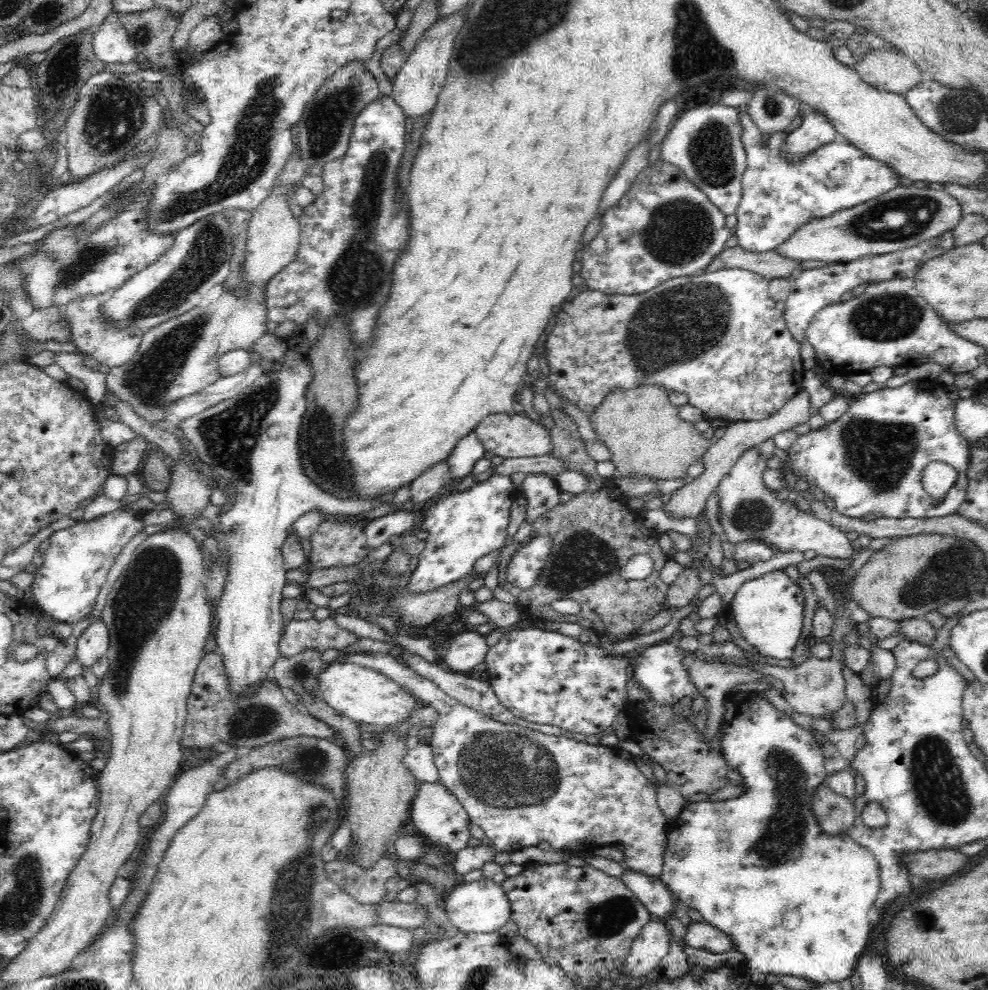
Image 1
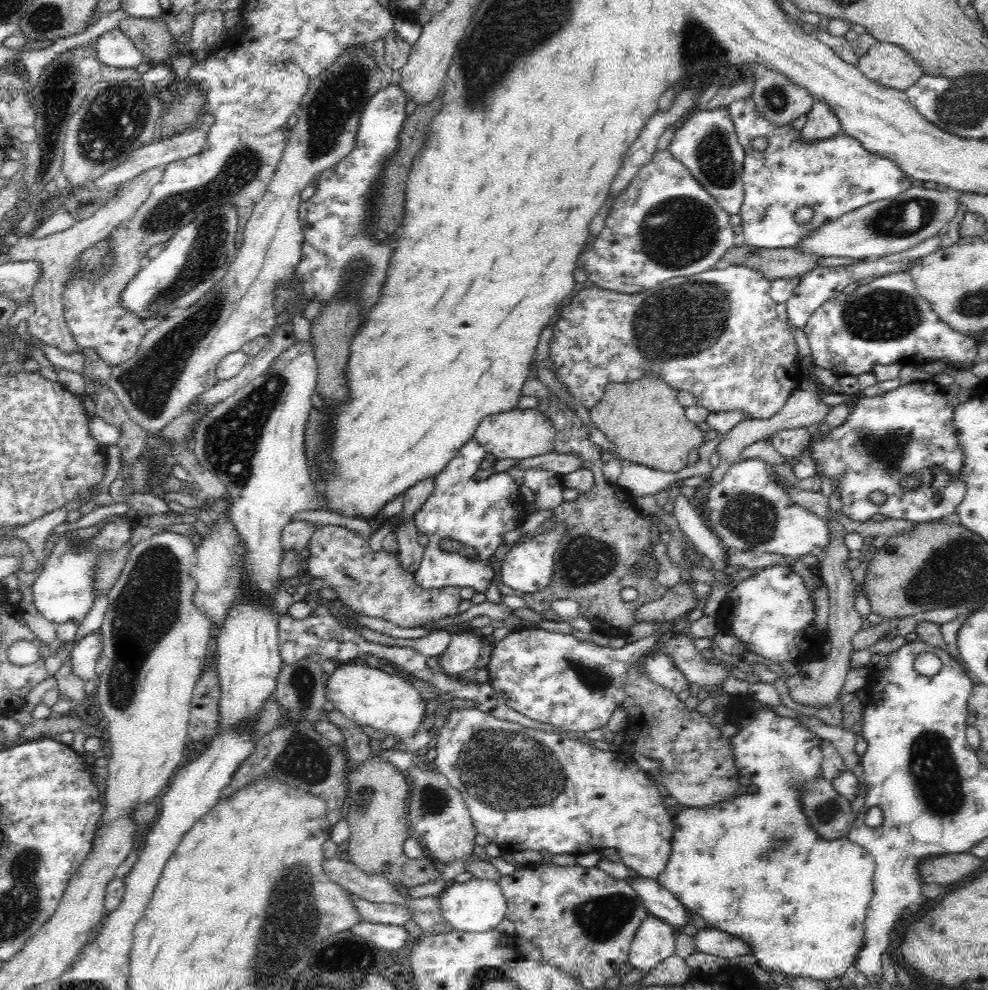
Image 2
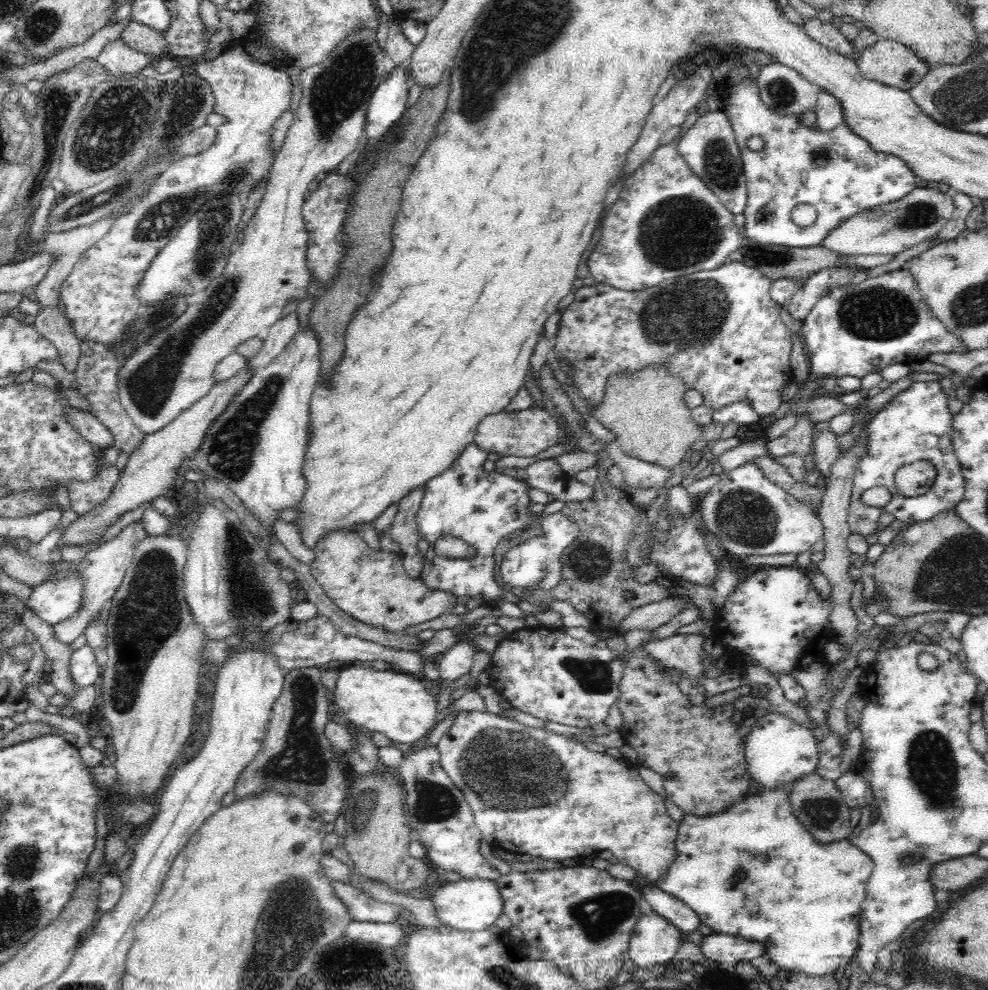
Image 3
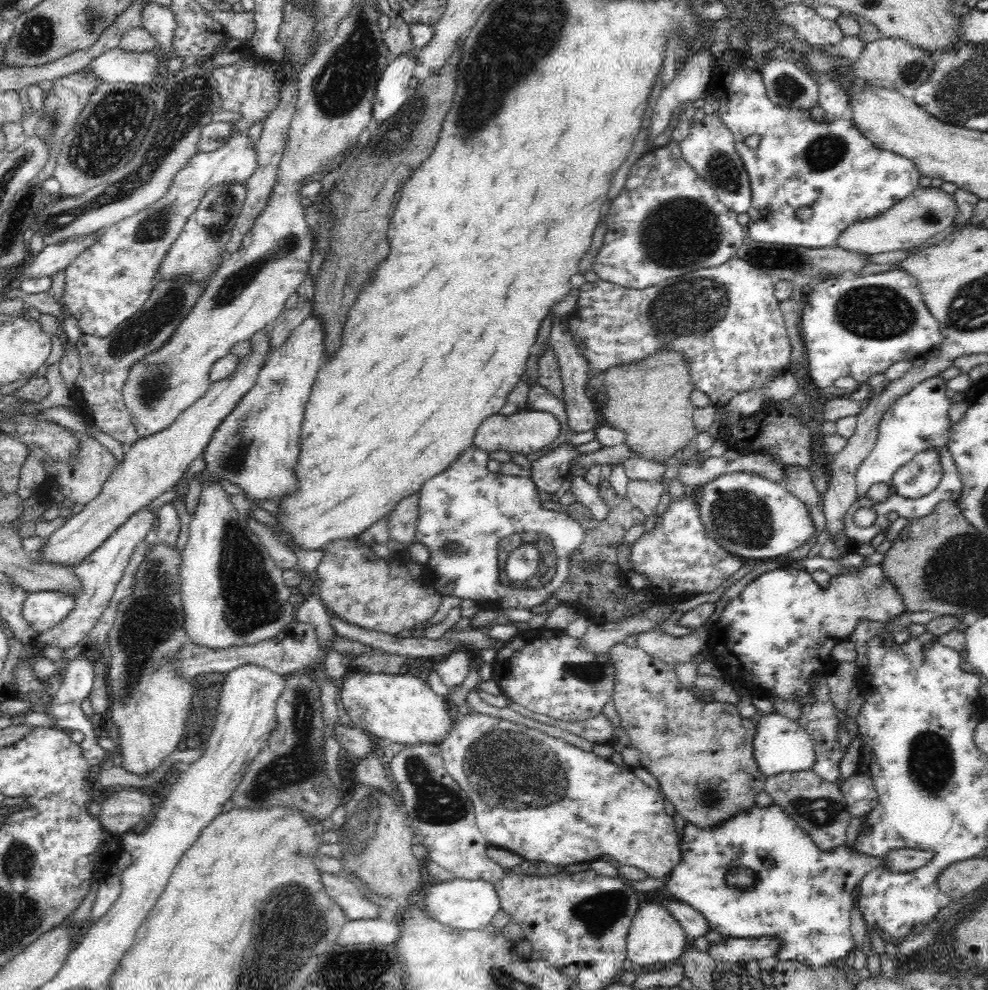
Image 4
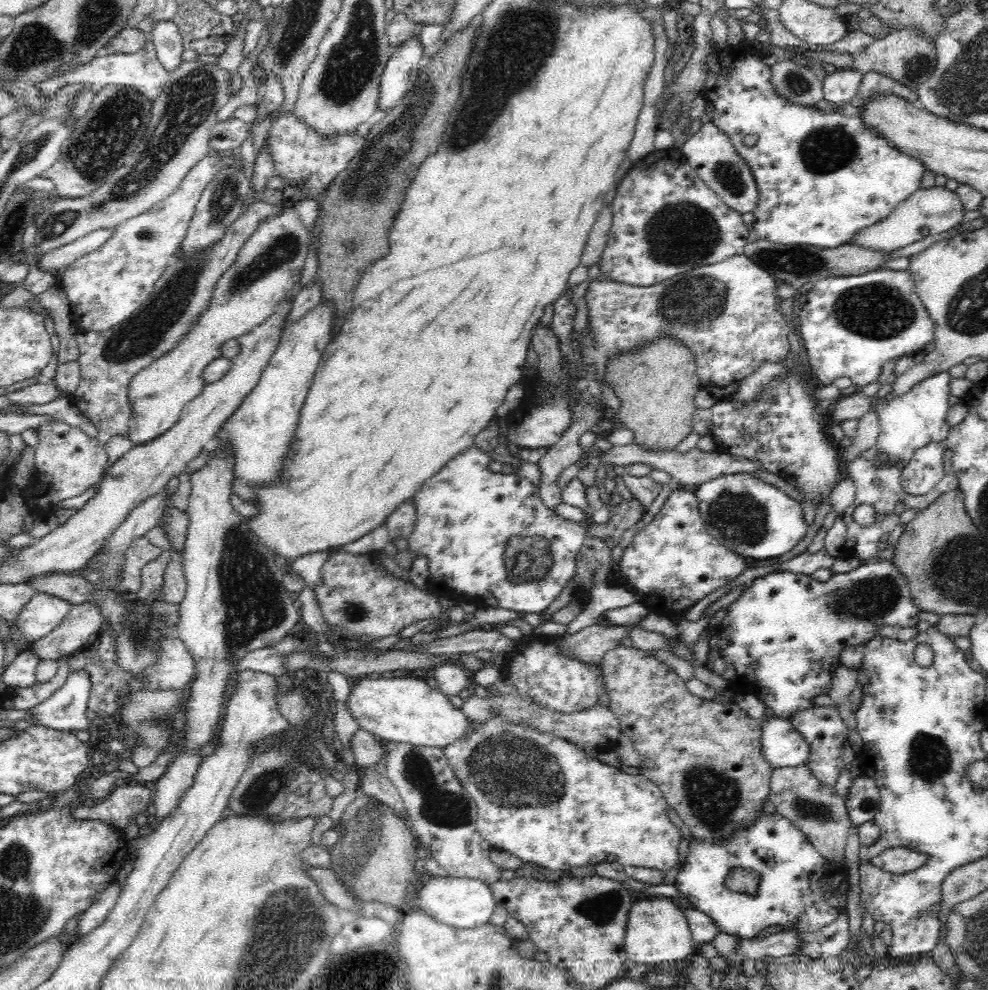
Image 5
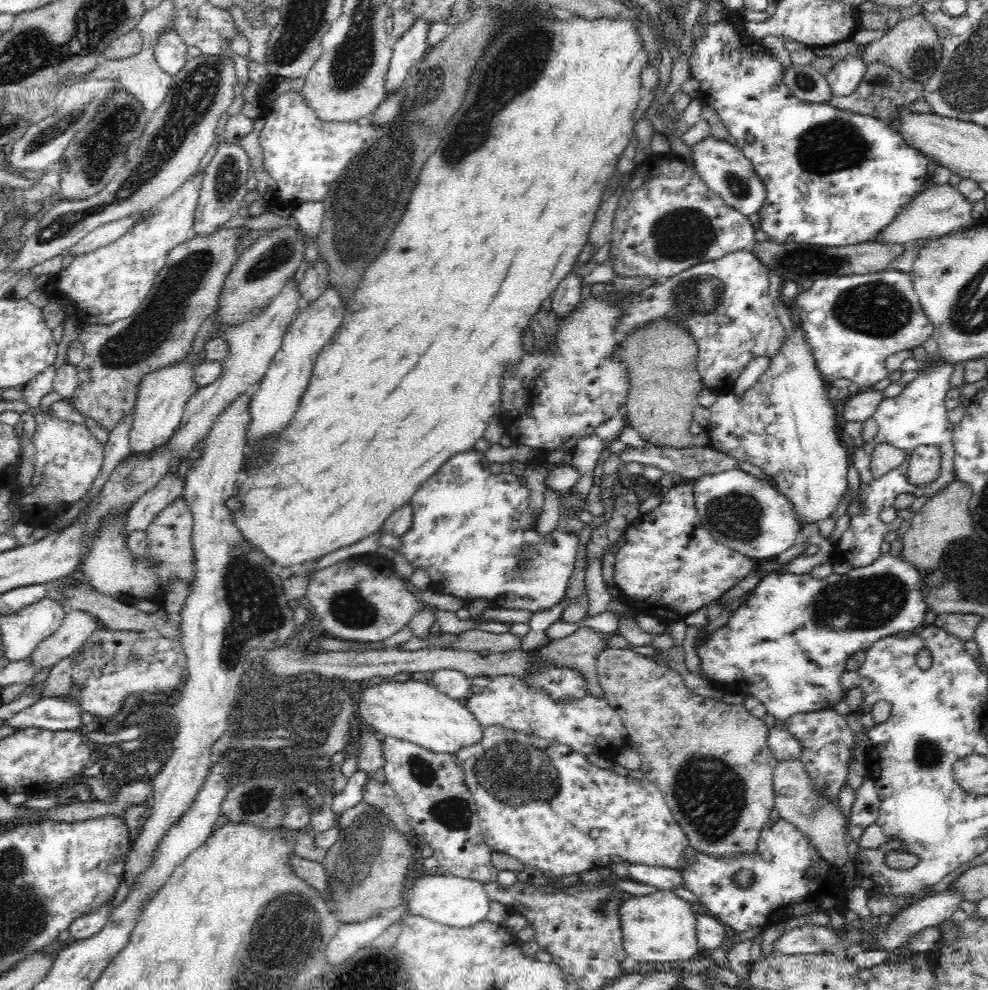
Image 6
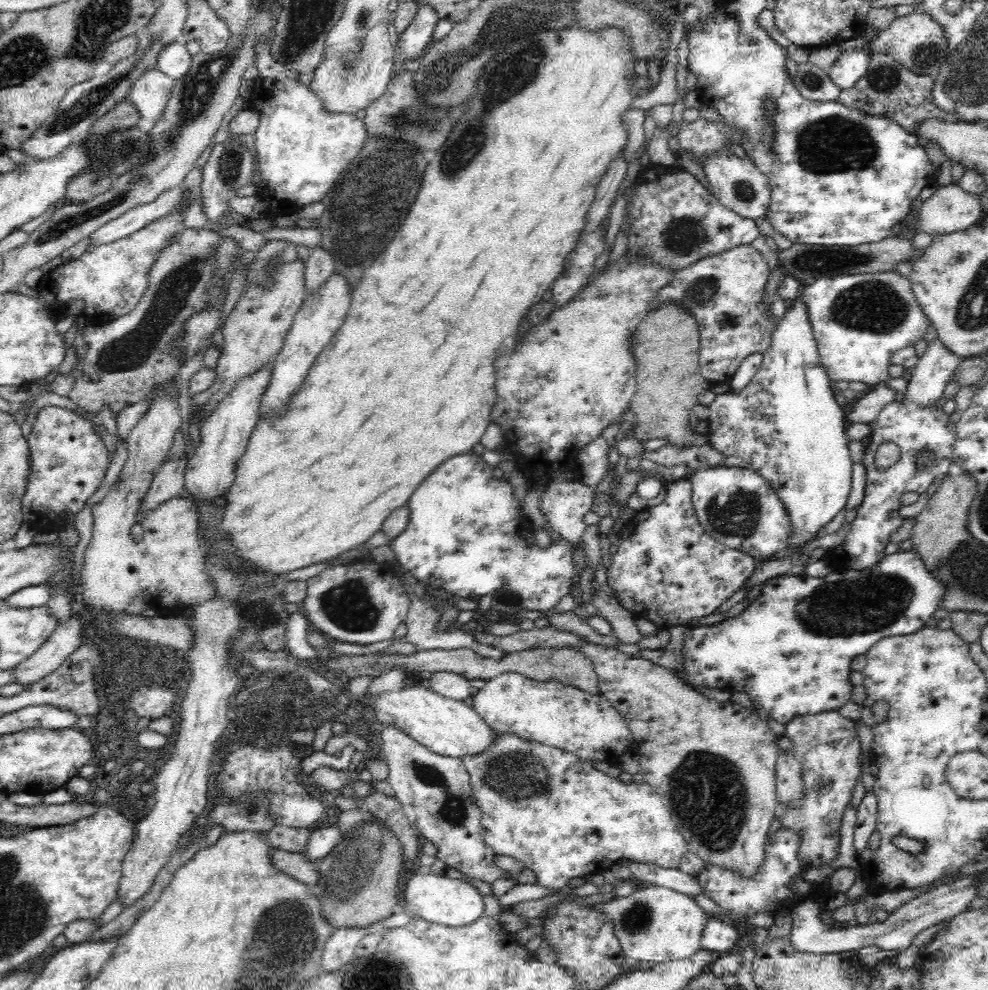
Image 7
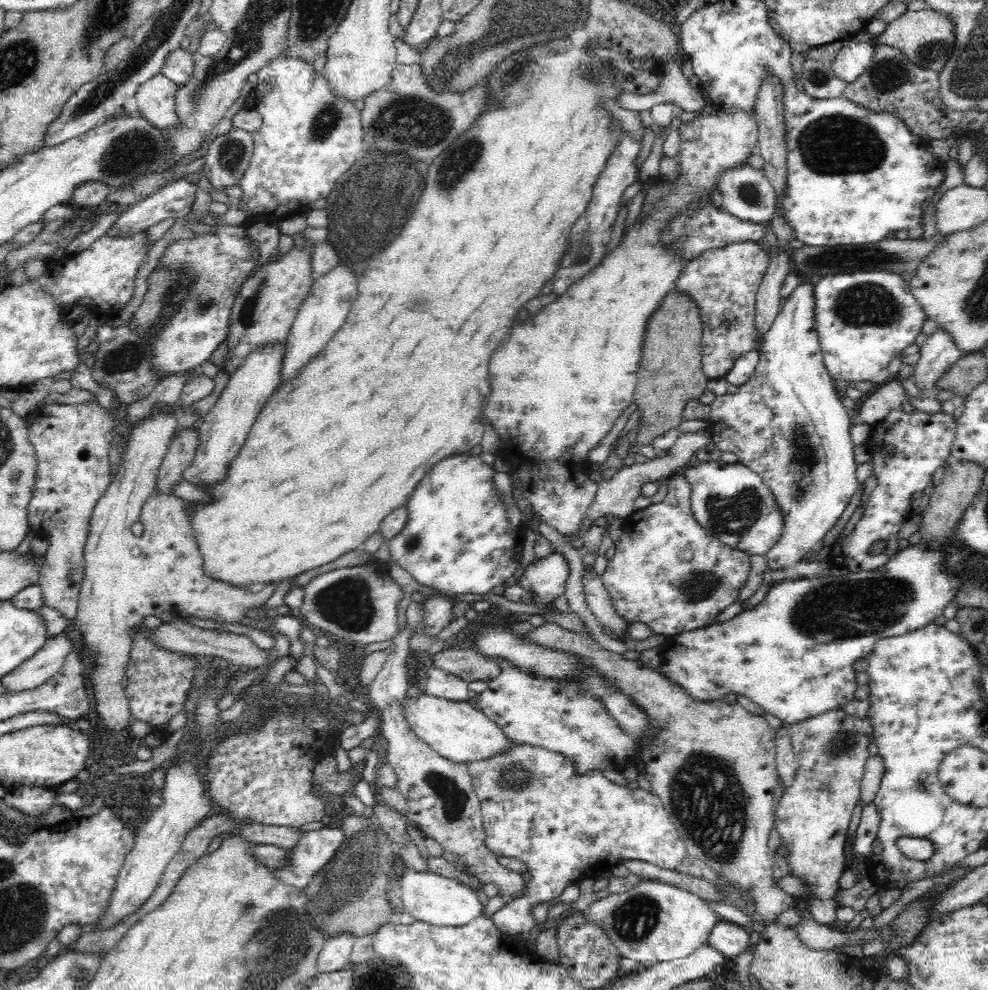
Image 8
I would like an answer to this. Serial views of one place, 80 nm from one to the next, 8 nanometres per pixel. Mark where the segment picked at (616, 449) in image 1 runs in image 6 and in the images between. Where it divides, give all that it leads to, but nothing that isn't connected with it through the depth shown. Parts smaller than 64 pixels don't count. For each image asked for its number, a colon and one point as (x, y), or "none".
2: (643, 420)
3: (645, 411)
4: (649, 402)
5: (656, 385)
6: (661, 358)

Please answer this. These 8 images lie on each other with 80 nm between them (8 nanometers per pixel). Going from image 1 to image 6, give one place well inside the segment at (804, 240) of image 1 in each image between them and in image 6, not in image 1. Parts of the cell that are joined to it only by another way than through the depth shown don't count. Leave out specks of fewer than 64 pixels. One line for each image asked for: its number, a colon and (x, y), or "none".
2: (912, 216)
3: (891, 228)
4: (926, 211)
5: (928, 211)
6: (939, 209)

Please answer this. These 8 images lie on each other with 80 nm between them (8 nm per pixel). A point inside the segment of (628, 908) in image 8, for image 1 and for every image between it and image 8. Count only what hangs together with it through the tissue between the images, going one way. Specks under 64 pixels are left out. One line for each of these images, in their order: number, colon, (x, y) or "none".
1: (651, 945)
2: (654, 940)
3: (654, 940)
4: (655, 937)
5: (656, 931)
6: (660, 927)
7: (655, 924)

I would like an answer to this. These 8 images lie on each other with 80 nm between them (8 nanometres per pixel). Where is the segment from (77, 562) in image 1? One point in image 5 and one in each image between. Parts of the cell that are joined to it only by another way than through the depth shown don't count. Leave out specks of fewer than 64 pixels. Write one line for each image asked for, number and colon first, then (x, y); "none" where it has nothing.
2: (64, 590)
3: (59, 597)
4: (42, 610)
5: (43, 612)

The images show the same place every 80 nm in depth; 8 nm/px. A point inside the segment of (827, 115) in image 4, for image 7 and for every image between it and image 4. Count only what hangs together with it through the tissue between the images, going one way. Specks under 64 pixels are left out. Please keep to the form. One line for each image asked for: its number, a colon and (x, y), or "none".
5: (838, 88)
6: (843, 79)
7: (849, 67)

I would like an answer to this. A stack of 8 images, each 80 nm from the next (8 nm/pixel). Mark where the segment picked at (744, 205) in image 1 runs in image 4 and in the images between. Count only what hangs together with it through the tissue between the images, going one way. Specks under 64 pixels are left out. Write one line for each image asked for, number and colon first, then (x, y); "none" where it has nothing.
2: (833, 176)
3: (837, 172)
4: (830, 167)

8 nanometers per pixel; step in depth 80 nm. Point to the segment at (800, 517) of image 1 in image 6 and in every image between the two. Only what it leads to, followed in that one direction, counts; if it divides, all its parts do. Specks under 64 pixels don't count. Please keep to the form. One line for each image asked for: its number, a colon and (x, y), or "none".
2: (745, 510)
3: (748, 514)
4: (749, 516)
5: (750, 517)
6: (749, 515)

